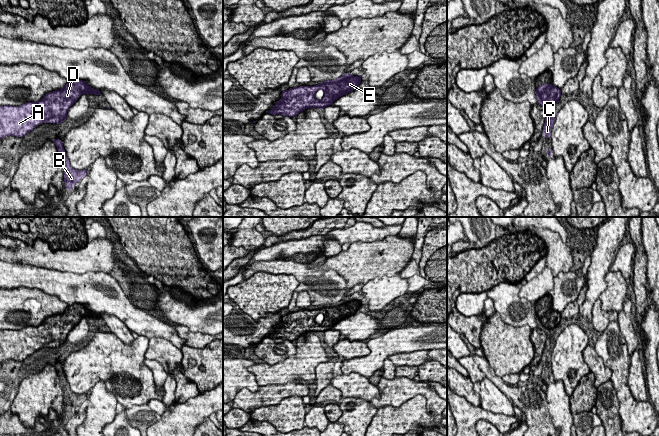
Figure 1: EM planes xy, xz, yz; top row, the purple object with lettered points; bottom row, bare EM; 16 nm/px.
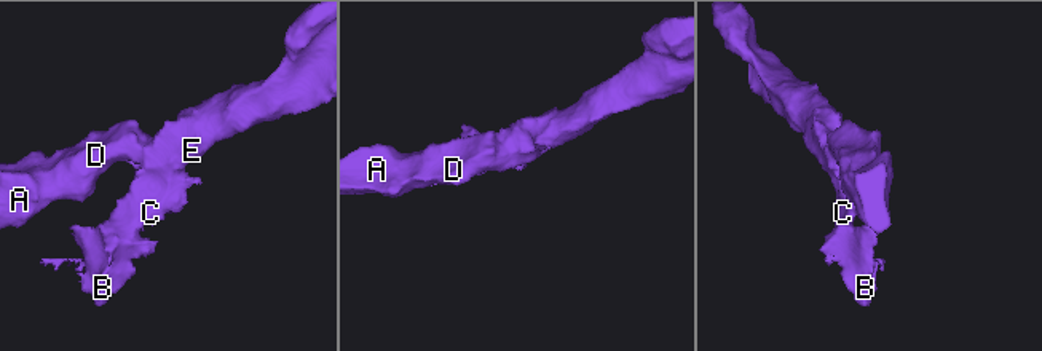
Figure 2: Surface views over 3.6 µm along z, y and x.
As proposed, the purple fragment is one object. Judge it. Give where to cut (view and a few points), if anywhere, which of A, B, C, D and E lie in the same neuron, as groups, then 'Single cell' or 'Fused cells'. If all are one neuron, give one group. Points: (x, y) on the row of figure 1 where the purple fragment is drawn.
No split. Groups: A B C D E. Single cell

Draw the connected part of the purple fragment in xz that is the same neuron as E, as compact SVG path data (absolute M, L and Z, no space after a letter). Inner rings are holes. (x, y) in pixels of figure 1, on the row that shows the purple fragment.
M348 72L337 79L320 82L319 85L290 88L281 92L281 100L275 102L274 107L266 113L294 117L306 108L323 109L332 105L340 96L357 89L362 76L352 76ZM319 89L324 91L324 97L321 100L315 98L315 93Z

